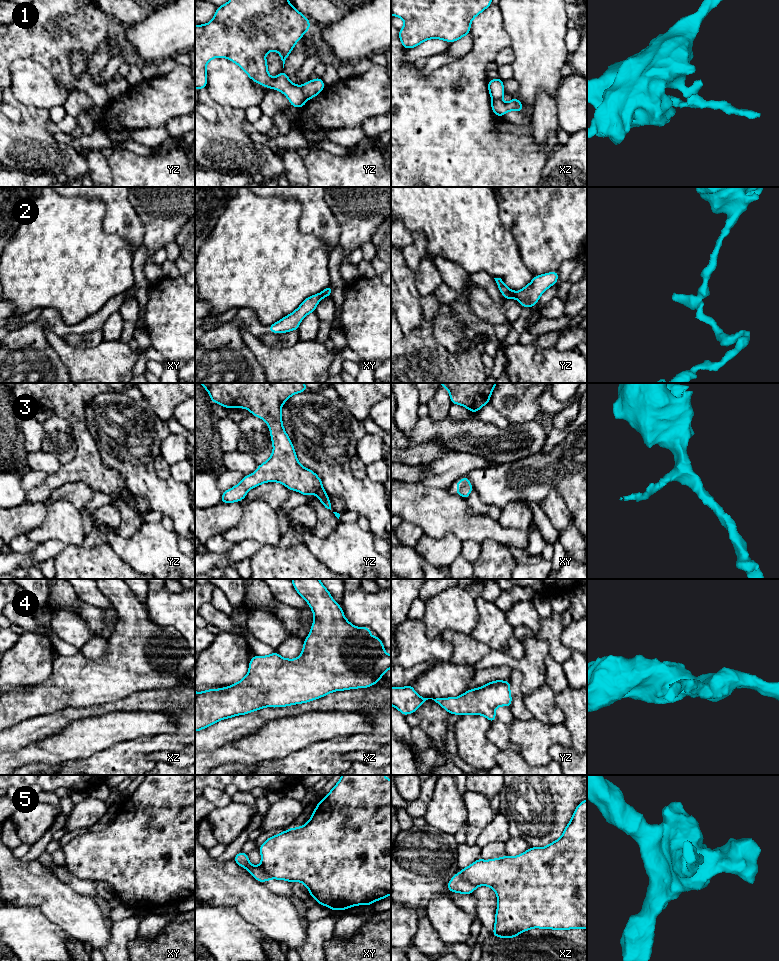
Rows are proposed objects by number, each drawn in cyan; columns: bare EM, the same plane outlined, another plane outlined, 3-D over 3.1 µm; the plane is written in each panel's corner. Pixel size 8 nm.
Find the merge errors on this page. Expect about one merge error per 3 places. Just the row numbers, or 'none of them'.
1, 2, 5

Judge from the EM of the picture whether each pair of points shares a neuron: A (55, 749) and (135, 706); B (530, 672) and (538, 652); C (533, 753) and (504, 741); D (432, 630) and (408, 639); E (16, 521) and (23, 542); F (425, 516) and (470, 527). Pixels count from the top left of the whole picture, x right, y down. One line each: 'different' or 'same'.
A: different
B: same
C: different
D: different
E: different
F: same

